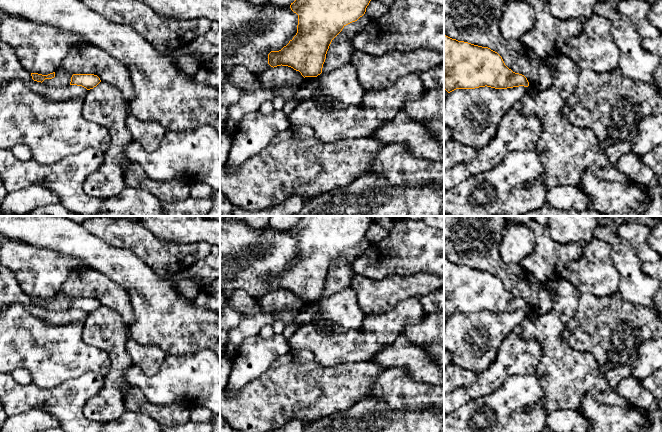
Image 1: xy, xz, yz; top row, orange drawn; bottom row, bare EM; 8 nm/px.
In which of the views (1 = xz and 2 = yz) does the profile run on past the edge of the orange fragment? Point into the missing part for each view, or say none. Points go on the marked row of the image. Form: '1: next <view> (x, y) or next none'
1: next none
2: next none

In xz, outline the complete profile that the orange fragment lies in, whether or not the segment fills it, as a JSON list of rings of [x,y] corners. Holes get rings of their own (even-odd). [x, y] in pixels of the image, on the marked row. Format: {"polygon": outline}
{"polygon": [[[295,0],[291,10],[298,15],[297,33],[279,51],[268,54],[271,67],[288,66],[305,77],[317,77],[322,73],[326,54],[332,40],[342,29],[362,17],[371,0]]]}

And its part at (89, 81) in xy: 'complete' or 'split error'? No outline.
complete

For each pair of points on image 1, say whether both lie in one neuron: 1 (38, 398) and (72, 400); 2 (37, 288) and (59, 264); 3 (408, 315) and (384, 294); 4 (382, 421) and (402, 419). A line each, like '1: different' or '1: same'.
1: same
2: same
3: different
4: same

